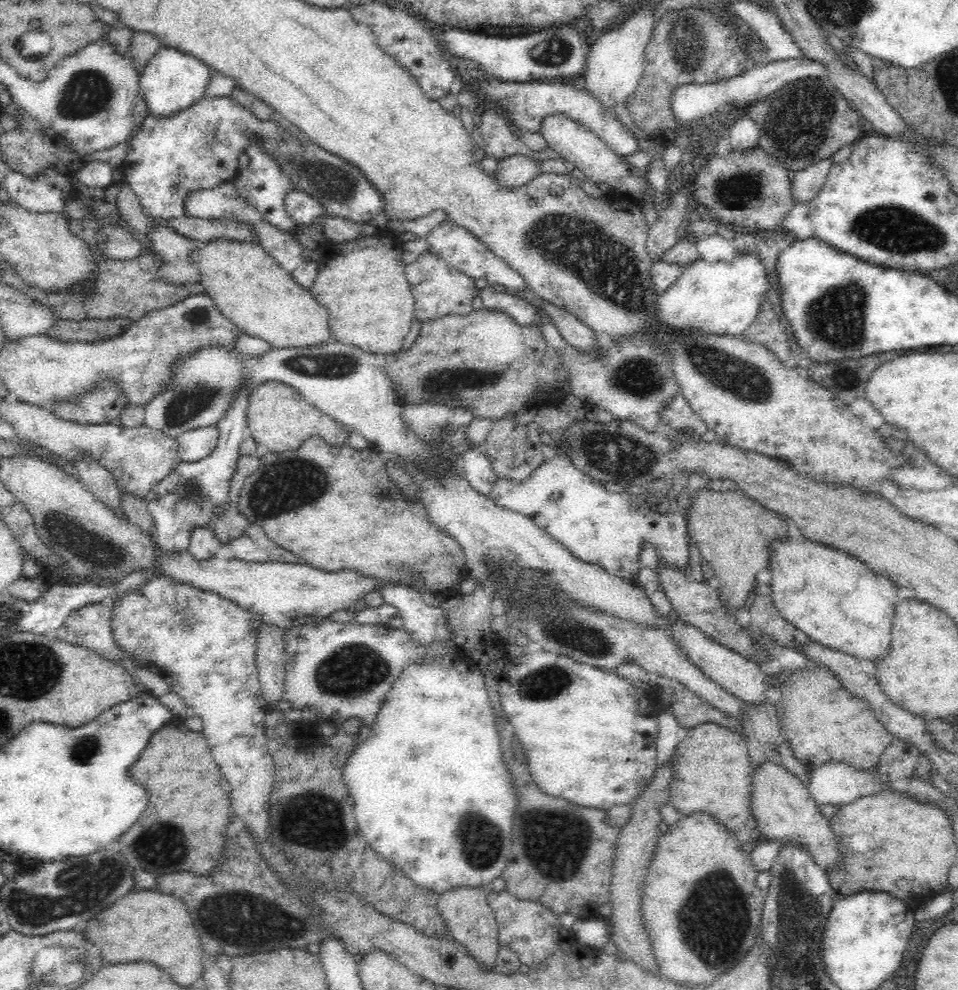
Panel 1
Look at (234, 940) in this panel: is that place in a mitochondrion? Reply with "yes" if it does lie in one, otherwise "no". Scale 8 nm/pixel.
yes

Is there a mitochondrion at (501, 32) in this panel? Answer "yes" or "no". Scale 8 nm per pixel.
no

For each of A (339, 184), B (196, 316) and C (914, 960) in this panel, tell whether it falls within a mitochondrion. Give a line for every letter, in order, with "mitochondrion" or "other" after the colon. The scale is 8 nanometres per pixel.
A: mitochondrion
B: mitochondrion
C: other

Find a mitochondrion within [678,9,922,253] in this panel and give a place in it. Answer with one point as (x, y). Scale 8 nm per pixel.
(802, 124)

